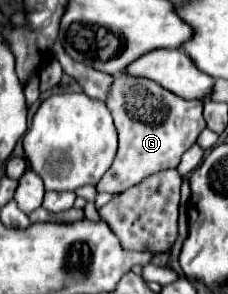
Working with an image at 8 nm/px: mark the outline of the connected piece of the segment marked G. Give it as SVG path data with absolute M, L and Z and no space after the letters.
M125 70L115 76L105 104L117 128L119 150L111 168L99 180L97 192L119 194L157 172L177 168L181 156L195 144L205 128L201 100L185 100L167 88L161 88L157 82L129 76Z

